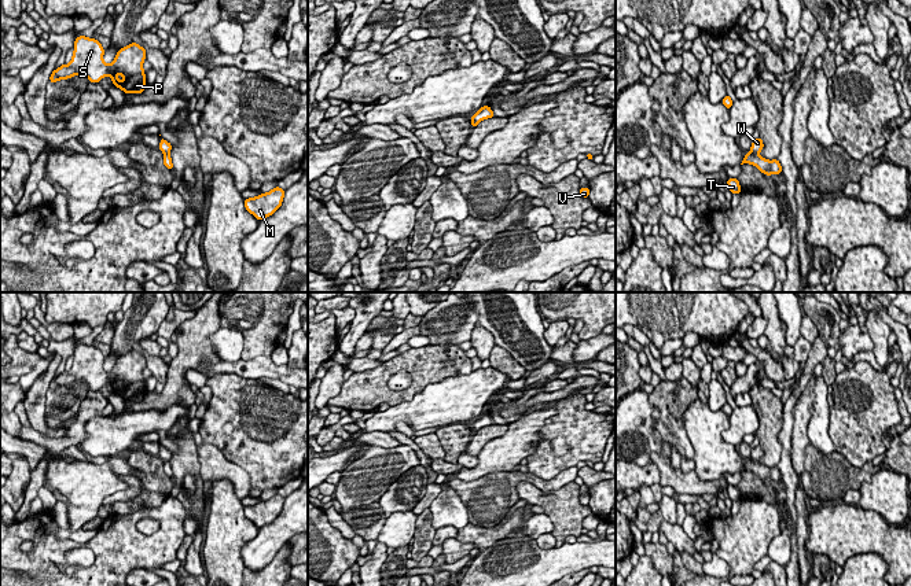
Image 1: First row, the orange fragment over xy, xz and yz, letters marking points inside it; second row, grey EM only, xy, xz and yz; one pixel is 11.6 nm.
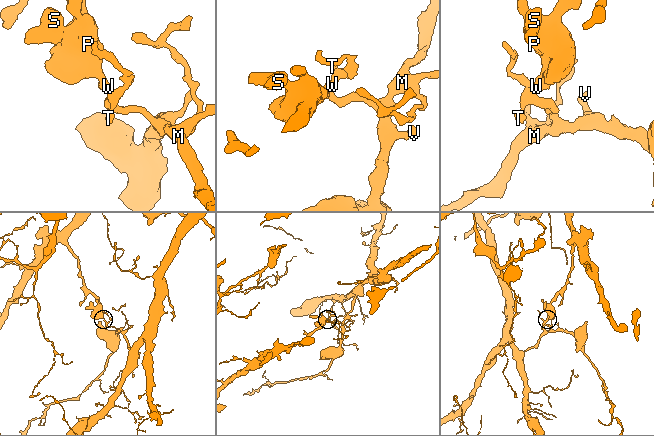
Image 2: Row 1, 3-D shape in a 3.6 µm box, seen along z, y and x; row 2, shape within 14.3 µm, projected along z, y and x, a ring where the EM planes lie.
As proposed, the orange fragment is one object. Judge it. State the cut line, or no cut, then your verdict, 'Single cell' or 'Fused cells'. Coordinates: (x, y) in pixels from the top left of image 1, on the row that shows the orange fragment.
Split along yz (750, 151), (757, 154). Fused cells

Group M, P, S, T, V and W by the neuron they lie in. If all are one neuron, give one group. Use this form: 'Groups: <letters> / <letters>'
Groups: M T V / P S W

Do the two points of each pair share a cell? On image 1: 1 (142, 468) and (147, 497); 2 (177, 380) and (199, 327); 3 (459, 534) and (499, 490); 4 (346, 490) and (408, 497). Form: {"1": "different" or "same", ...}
{"1": "same", "2": "same", "3": "different", "4": "different"}

